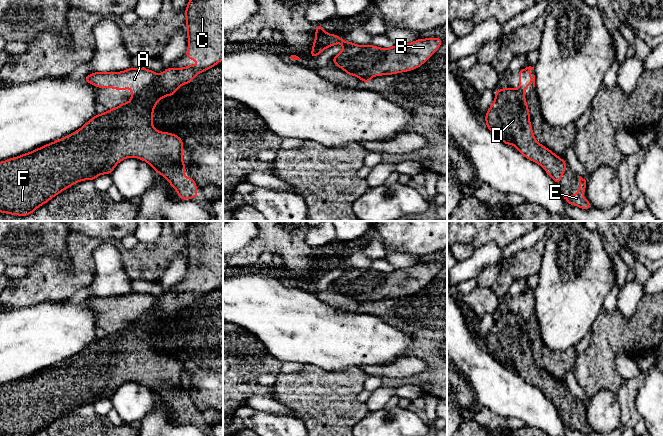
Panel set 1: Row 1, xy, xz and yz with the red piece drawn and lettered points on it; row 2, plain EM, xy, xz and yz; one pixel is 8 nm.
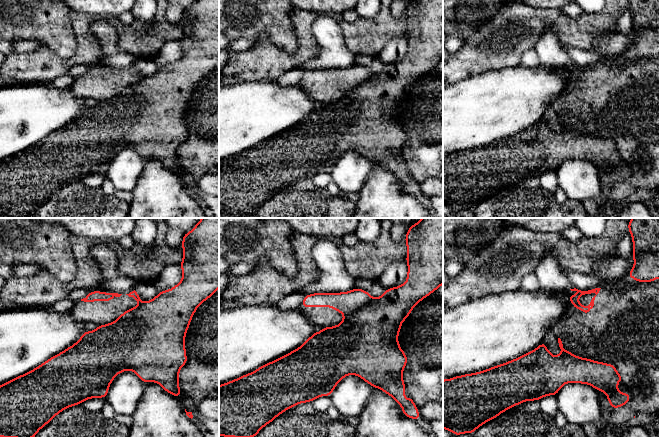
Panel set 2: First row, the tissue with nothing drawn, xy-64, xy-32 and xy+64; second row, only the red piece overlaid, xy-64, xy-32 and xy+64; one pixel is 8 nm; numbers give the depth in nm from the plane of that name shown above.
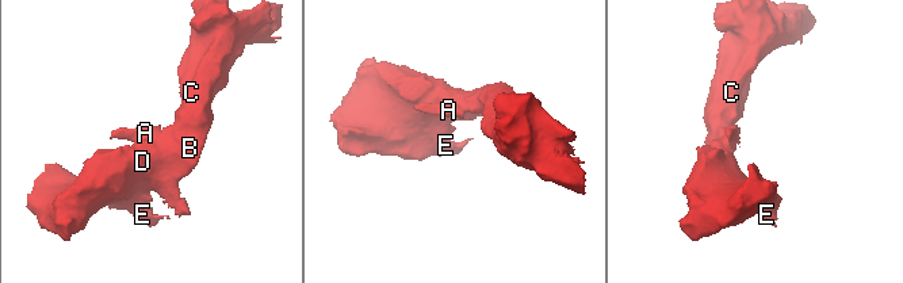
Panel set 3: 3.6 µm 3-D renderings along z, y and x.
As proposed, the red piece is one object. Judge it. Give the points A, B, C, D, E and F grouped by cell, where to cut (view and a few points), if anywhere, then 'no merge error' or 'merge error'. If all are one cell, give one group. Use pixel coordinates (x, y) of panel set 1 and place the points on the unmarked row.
A / B C D E F | xy (160, 298), (149, 313), (130, 323) | merge error

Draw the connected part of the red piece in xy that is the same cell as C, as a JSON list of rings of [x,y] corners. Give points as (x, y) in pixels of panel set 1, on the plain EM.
[[[192,221],[188,224],[184,237],[188,261],[185,281],[196,284],[199,288],[176,293],[169,290],[159,299],[150,314],[131,322],[125,330],[117,330],[108,333],[105,337],[96,338],[72,358],[29,377],[0,386],[0,436],[34,436],[72,409],[85,404],[93,405],[99,399],[110,399],[118,387],[132,381],[147,386],[155,397],[161,398],[164,403],[168,404],[171,411],[178,415],[177,421],[181,424],[198,422],[198,410],[193,401],[190,399],[188,403],[185,402],[183,364],[176,358],[156,354],[153,351],[153,336],[159,324],[166,320],[174,320],[180,310],[190,308],[196,299],[207,295],[223,284],[223,221]]]

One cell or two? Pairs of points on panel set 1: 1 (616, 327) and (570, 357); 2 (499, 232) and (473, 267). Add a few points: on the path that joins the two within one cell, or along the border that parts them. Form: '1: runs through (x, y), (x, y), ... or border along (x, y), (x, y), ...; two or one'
1: border along (577, 356), (572, 371); two
2: border along (501, 247), (495, 243), (487, 242), (476, 248); two

